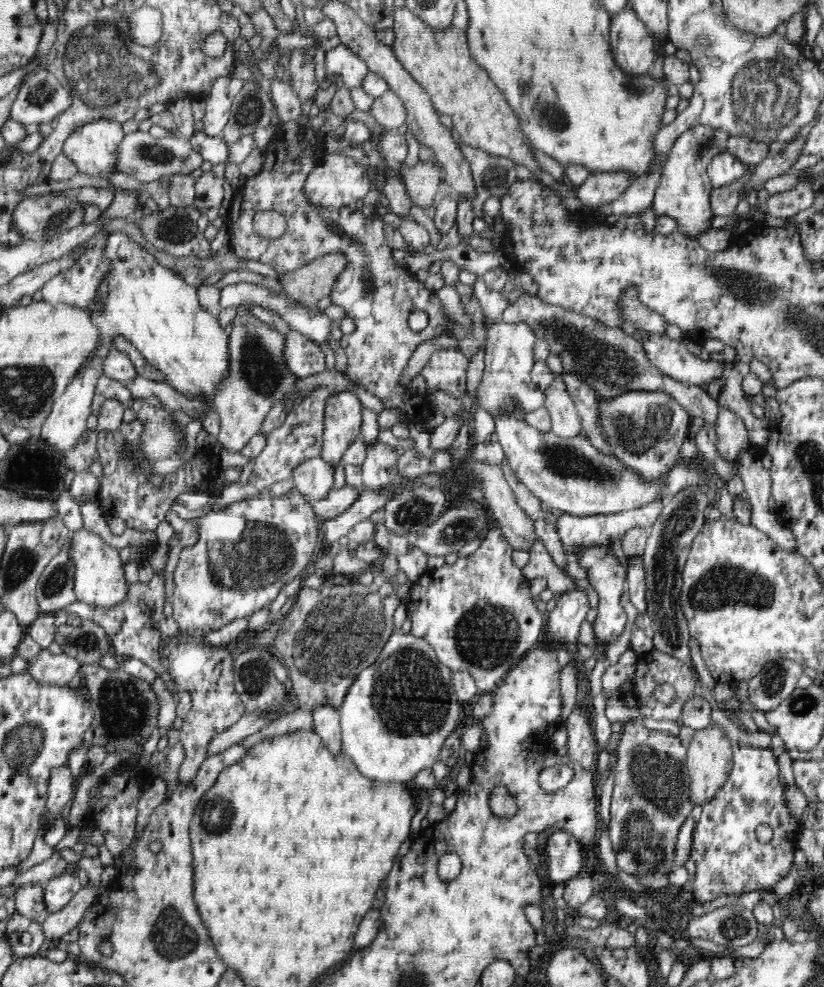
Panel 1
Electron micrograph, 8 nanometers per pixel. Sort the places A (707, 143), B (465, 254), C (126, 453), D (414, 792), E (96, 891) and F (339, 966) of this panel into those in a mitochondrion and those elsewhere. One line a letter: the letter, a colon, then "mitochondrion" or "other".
A: mitochondrion
B: other
C: mitochondrion
D: other
E: other
F: other

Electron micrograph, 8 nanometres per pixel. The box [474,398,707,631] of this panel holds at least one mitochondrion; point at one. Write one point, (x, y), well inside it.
(636, 434)

